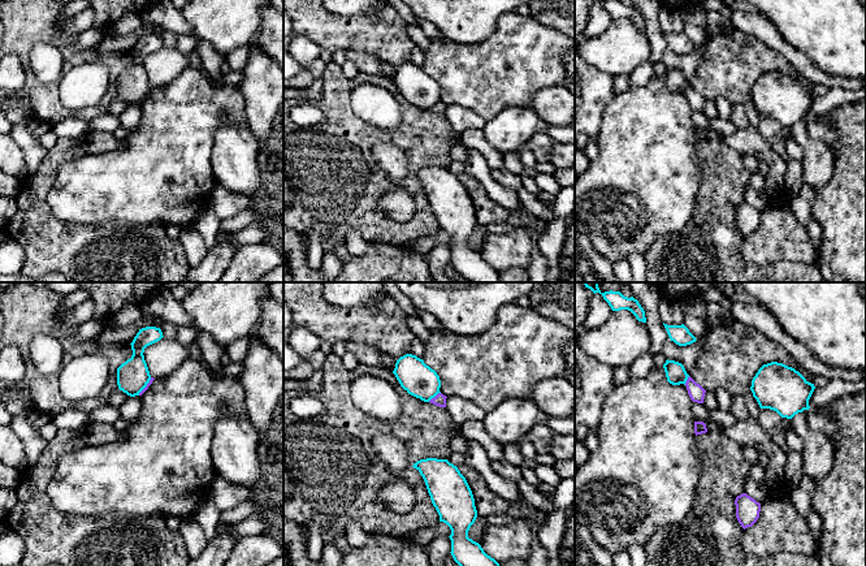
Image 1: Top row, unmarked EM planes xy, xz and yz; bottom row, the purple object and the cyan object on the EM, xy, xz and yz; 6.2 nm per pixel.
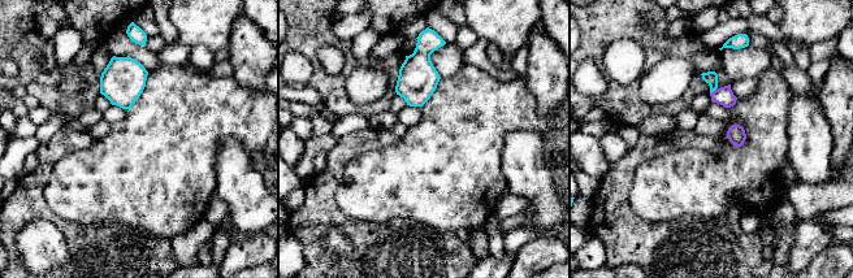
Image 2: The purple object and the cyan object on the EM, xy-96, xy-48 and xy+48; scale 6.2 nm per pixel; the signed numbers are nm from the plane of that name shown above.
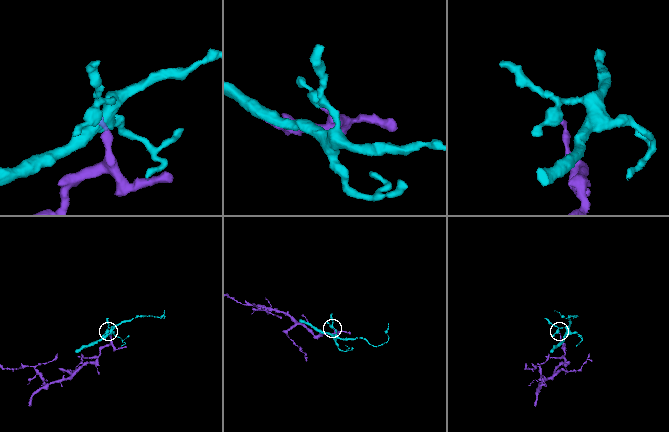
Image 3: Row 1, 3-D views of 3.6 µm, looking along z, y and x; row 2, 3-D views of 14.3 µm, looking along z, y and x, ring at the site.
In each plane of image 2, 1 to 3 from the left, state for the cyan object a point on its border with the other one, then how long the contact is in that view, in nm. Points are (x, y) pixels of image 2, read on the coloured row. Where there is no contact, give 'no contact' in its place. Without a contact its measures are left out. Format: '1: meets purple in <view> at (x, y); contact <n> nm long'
1: no contact
2: no contact
3: meets purple in xy+48 at (714, 91); contact 50 nm long

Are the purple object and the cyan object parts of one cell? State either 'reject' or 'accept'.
reject

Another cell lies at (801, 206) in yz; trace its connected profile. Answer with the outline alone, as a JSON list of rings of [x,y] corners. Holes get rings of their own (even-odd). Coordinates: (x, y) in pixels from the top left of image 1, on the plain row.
[[[804,185],[800,194],[791,200],[791,208],[793,215],[797,222],[805,229],[807,228],[813,217],[811,208],[814,199],[815,199],[815,191],[811,187]]]

